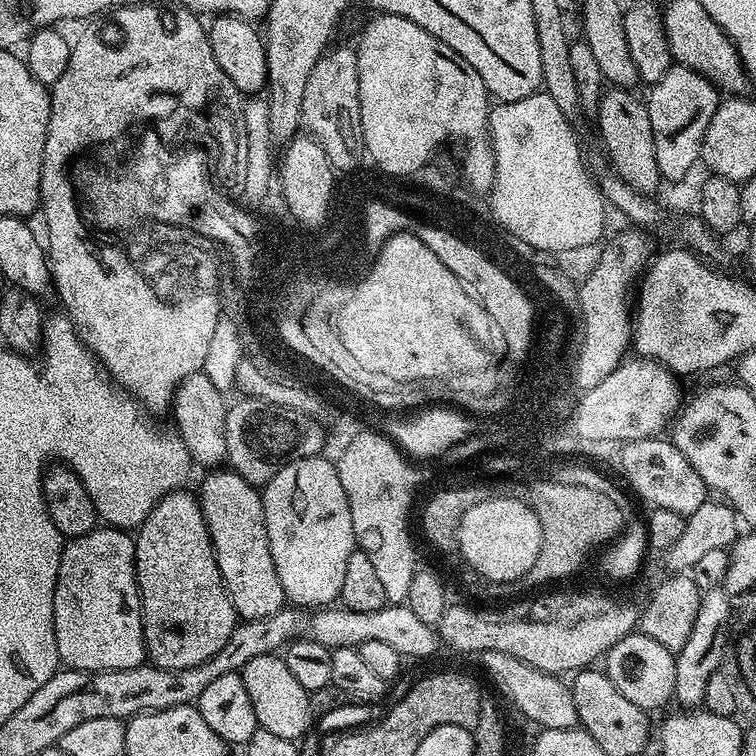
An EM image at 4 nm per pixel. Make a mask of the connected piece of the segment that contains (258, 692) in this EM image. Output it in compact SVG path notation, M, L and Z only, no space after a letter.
M258 654L258 658L250 658L246 666L239 671L242 682L246 682L246 694L250 694L250 702L254 705L254 718L262 730L271 730L287 740L299 741L309 735L308 700L310 693L290 674L290 666L286 666L283 655Z

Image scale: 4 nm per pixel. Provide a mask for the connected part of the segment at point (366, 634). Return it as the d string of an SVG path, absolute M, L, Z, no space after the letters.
M389 602L378 610L350 610L343 606L325 606L309 611L306 616L307 639L327 648L359 648L362 642L386 642L398 650L401 658L432 656L438 649L438 632L422 622L404 602Z

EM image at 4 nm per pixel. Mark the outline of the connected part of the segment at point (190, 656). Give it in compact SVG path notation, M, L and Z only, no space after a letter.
M185 490L166 494L150 510L135 533L136 541L136 584L140 587L140 611L144 618L144 647L146 656L158 668L186 670L190 666L202 666L222 646L235 630L238 617L224 589L222 574L214 558L206 518L200 509L200 501Z

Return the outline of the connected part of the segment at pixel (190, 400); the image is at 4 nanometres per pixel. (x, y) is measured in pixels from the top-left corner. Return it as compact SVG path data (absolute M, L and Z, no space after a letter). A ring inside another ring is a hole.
M201 370L182 378L172 396L170 413L176 419L175 431L182 438L193 465L201 464L204 470L212 470L223 465L228 459L226 454L226 414L228 404L225 393L210 382L207 372ZM225 399L225 400L224 400Z

